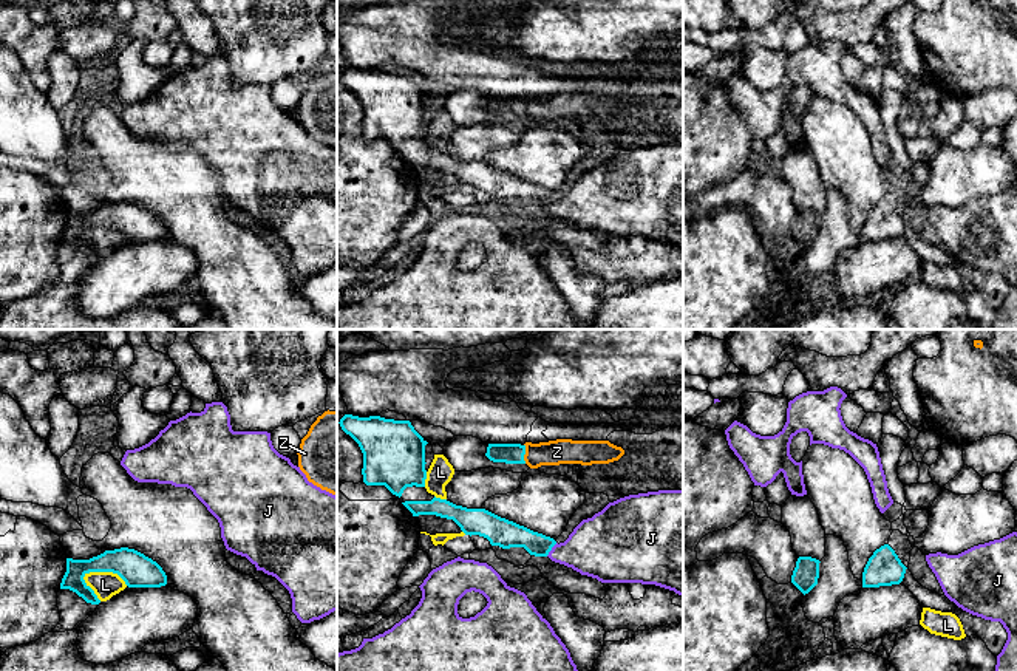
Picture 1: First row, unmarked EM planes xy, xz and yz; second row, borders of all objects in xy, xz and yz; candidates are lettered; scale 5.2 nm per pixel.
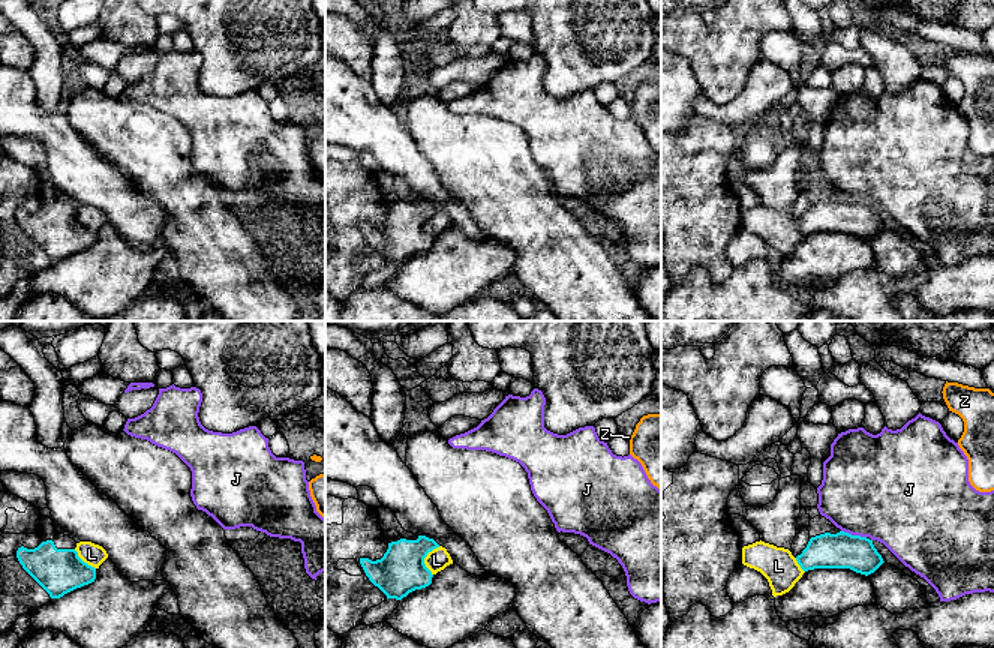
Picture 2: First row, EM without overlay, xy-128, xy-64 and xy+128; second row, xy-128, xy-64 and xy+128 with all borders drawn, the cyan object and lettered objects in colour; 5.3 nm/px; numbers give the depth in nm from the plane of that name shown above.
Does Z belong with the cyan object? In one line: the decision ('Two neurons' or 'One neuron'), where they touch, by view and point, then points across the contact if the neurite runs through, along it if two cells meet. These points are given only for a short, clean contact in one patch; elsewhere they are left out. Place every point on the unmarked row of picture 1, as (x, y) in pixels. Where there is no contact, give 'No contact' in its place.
One neuron. Touches cyan at xz (524, 107). Path across: xz (510, 107), (524, 107), (557, 105)

